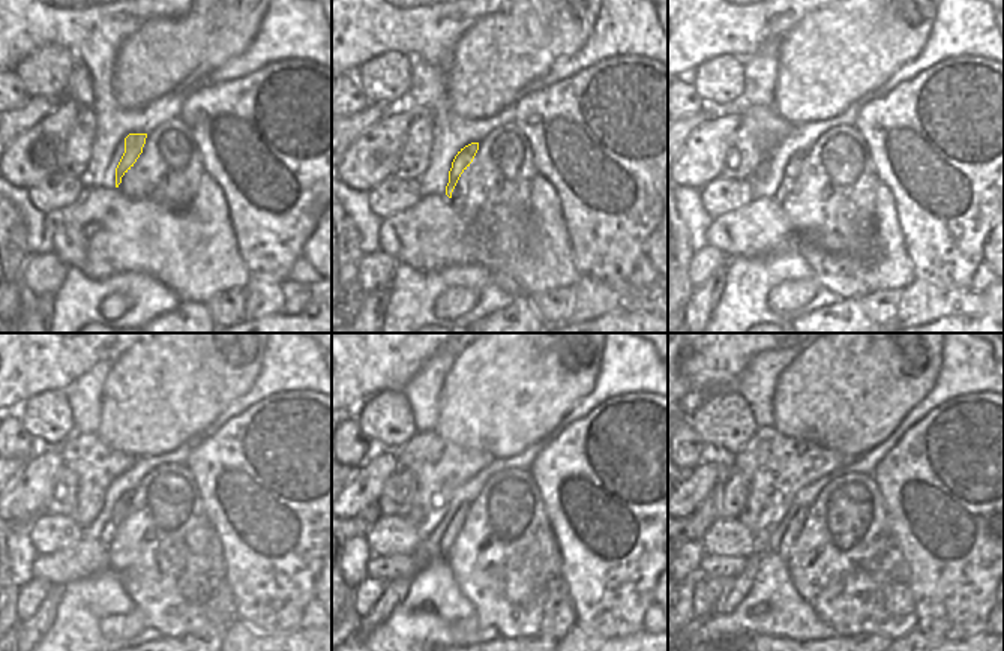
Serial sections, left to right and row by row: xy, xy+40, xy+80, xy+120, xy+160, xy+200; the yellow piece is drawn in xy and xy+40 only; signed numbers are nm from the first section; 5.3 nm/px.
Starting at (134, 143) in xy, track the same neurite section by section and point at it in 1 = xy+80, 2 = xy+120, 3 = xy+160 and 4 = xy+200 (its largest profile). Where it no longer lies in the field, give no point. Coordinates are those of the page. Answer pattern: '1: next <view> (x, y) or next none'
1: next xy+80 (799, 158)
2: next xy+120 (120, 507)
3: next xy+160 (456, 524)
4: next xy+200 (796, 524)

